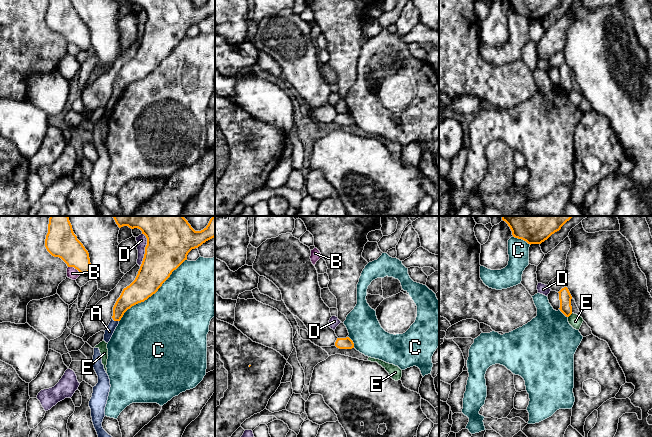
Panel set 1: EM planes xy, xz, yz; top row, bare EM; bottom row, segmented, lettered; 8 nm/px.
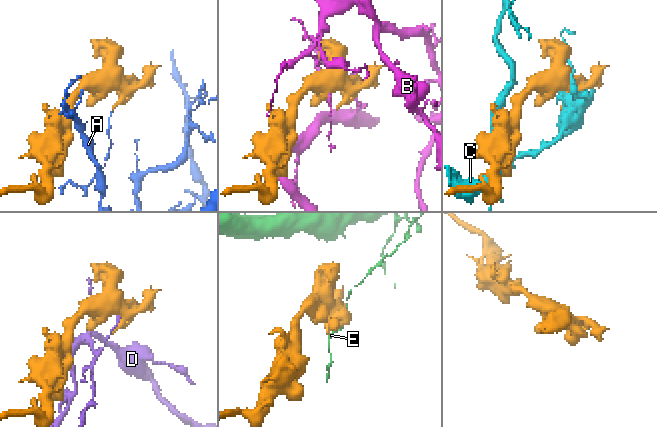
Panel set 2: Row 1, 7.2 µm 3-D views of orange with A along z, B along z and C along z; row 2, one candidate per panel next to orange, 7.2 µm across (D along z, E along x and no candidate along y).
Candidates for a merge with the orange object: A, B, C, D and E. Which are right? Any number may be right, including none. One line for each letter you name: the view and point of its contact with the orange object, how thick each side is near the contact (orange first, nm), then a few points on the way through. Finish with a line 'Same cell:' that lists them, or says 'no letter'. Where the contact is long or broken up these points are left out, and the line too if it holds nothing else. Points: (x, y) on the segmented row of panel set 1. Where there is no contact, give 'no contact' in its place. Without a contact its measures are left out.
Same cell: no letter

